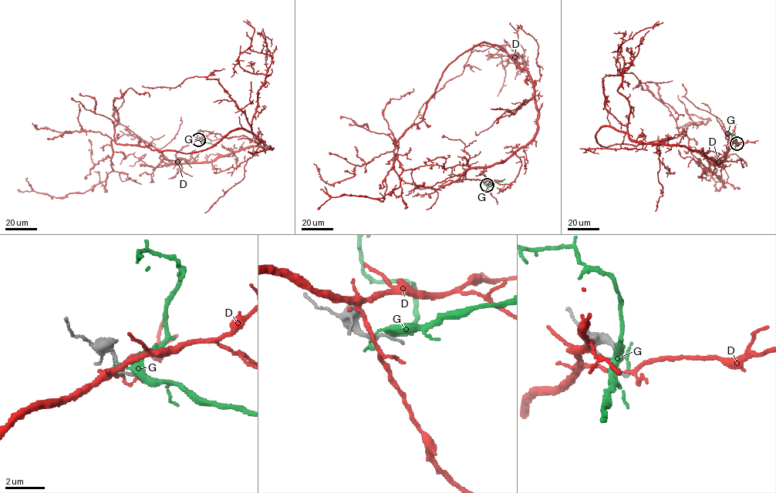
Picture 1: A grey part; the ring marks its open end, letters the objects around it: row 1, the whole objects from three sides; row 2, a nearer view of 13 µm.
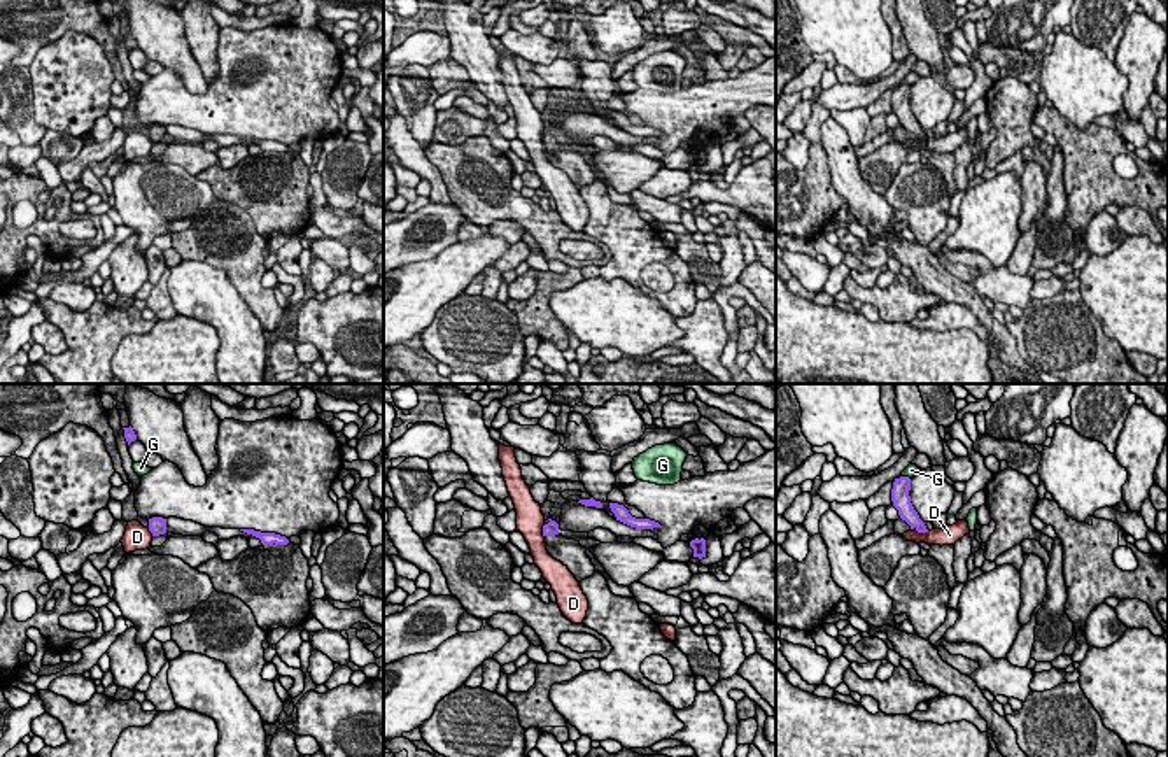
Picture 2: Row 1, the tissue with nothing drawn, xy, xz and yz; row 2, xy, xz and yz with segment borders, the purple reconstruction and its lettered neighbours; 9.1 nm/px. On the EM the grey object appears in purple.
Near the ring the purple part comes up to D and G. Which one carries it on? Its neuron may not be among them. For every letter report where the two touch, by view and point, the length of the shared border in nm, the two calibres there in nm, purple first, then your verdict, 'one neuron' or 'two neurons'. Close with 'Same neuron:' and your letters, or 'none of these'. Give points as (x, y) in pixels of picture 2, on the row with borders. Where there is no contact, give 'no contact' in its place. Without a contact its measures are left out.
D: meets purple in xz at (543, 531); contact 130 nm long; 130 nm thick on the purple side, 260 nm on the other; two neurons
G: meets purple in yz at (902, 477); contact 130 nm long; 170 nm thick on the purple side, 120 nm on the other; two neurons
Same neuron: none of these

